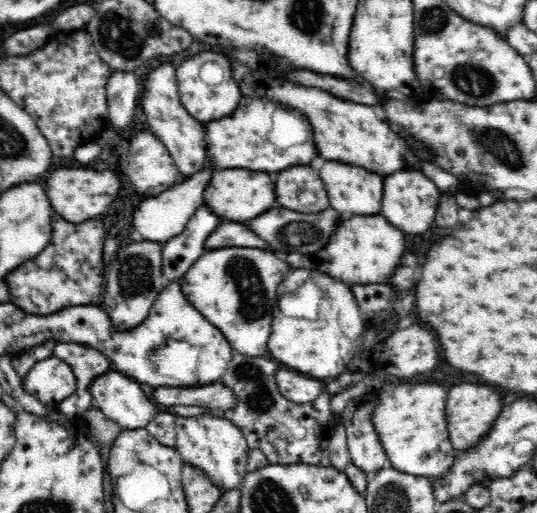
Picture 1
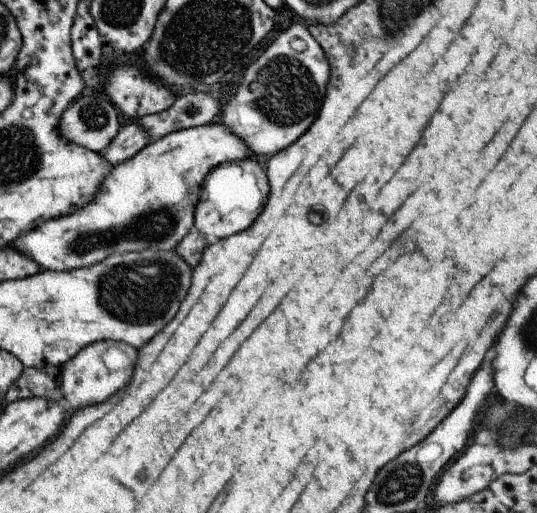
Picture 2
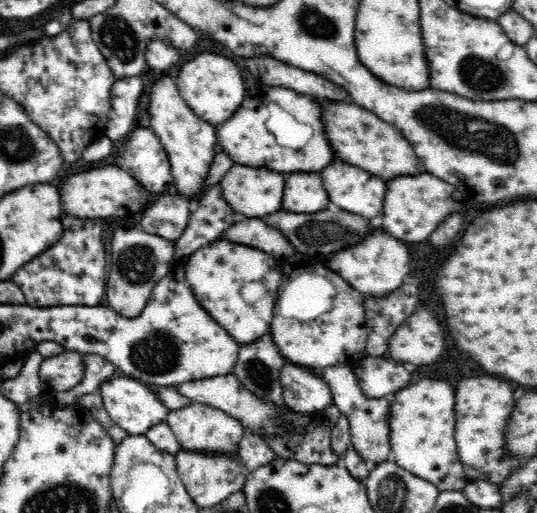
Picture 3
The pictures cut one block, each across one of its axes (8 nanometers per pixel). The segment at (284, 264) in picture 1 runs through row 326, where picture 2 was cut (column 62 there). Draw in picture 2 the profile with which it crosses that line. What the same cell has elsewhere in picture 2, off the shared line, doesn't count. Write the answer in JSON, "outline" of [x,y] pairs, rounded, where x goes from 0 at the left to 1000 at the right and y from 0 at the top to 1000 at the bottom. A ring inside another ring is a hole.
{"outline":[[[406,236],[322,255],[322,261],[311,261],[289,281],[277,281],[266,292],[259,292],[236,316],[205,327],[203,343],[190,351],[179,376],[177,394],[160,398],[140,413],[80,429],[50,456],[35,456],[15,481],[43,499],[54,499],[65,515],[73,515],[76,528],[95,530],[121,530],[151,519],[169,519],[203,497],[236,489],[322,485],[361,439],[361,405],[378,376],[376,361],[385,339],[408,322],[458,310],[467,300],[453,273]]]}

